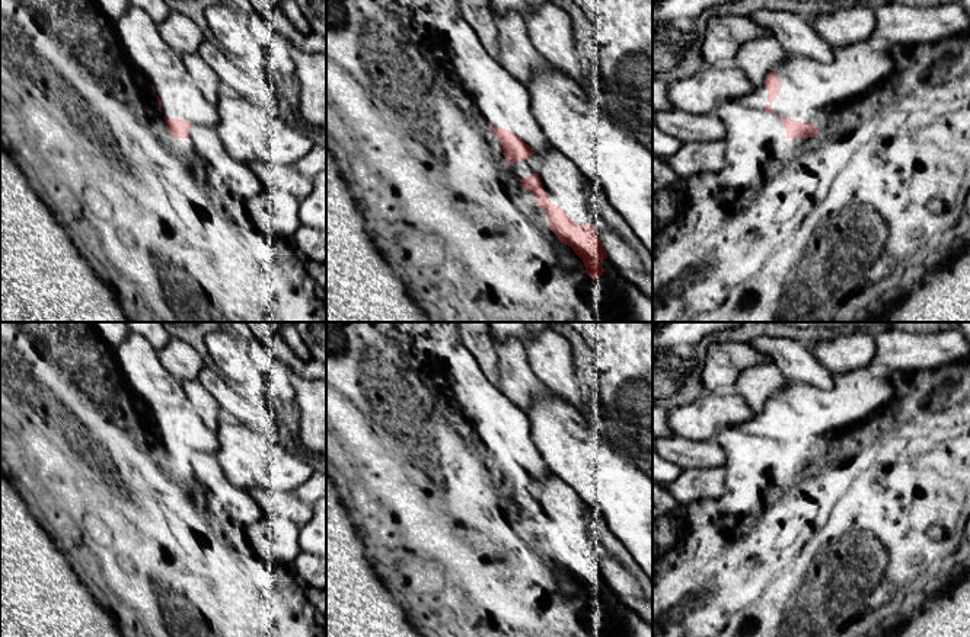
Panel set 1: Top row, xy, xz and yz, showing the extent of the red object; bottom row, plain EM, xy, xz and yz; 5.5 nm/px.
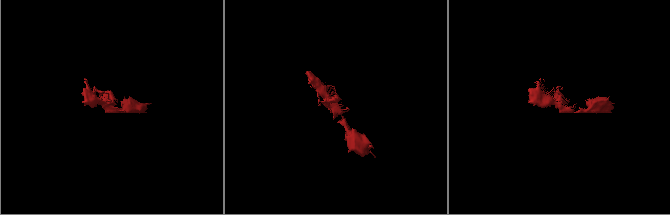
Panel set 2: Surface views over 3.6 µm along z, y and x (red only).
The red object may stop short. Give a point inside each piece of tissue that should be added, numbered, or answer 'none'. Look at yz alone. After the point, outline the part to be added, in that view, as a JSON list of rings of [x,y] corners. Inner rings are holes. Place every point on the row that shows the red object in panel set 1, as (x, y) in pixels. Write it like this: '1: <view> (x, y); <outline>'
1: yz (758, 98); [[[765,83],[762,86],[754,86],[749,95],[741,96],[738,101],[757,109],[763,109],[766,105],[770,105],[768,102],[768,87]]]

